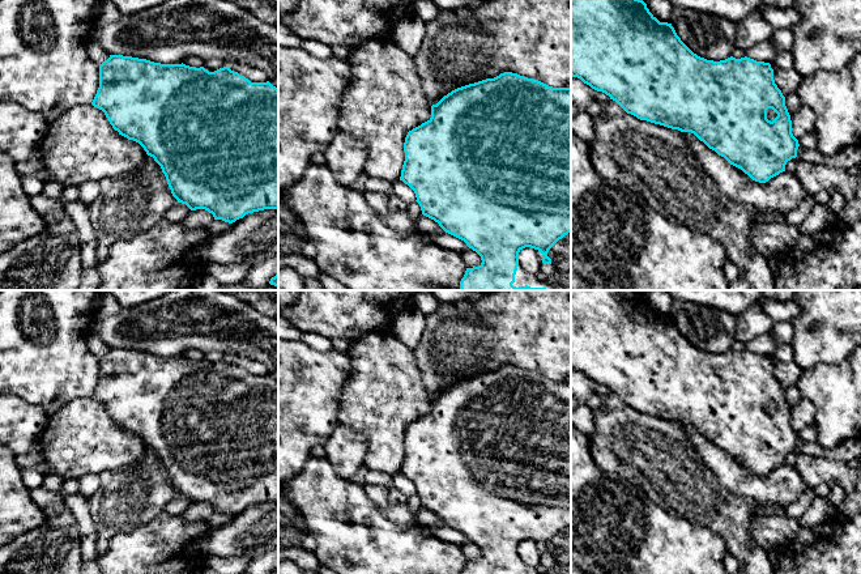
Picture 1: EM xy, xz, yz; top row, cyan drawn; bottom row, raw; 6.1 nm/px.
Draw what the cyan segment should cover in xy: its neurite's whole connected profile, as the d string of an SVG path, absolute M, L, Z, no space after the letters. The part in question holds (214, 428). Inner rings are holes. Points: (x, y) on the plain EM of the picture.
M110 348L107 353L99 357L99 380L91 397L105 405L119 428L138 435L146 447L154 451L166 469L172 489L191 503L205 502L213 507L214 513L233 516L248 506L278 502L278 382L269 374L251 375L244 369L231 363L229 358L209 365L204 360L196 361L183 356L161 357L132 349Z

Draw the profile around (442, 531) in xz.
M439 524L429 528L430 533L443 541L448 541L452 544L464 544L468 541L466 536L448 526Z

